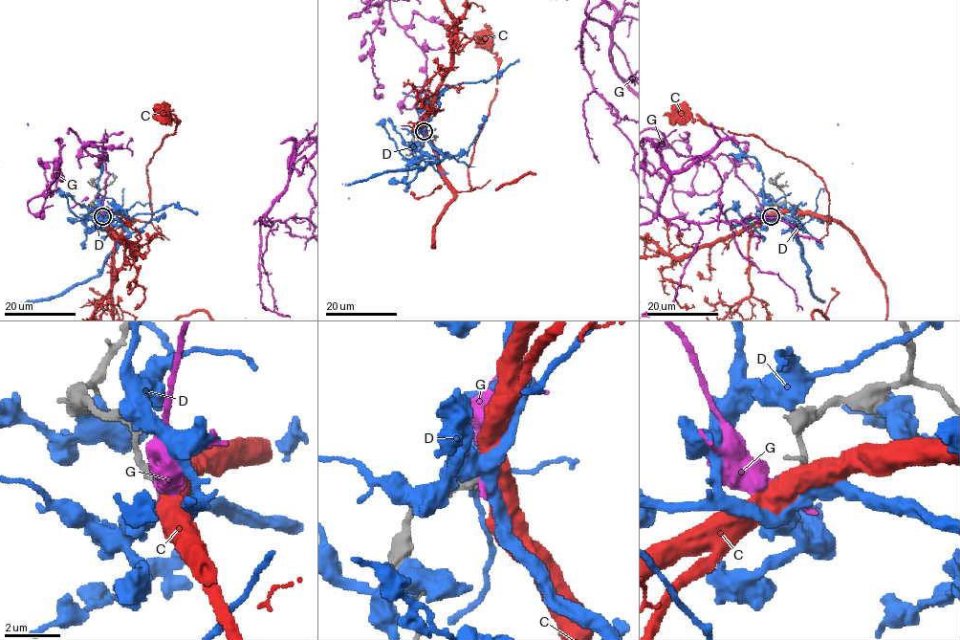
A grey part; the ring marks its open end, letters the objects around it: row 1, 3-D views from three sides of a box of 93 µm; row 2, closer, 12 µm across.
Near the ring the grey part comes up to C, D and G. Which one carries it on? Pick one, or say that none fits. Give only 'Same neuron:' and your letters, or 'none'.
Same neuron: none

